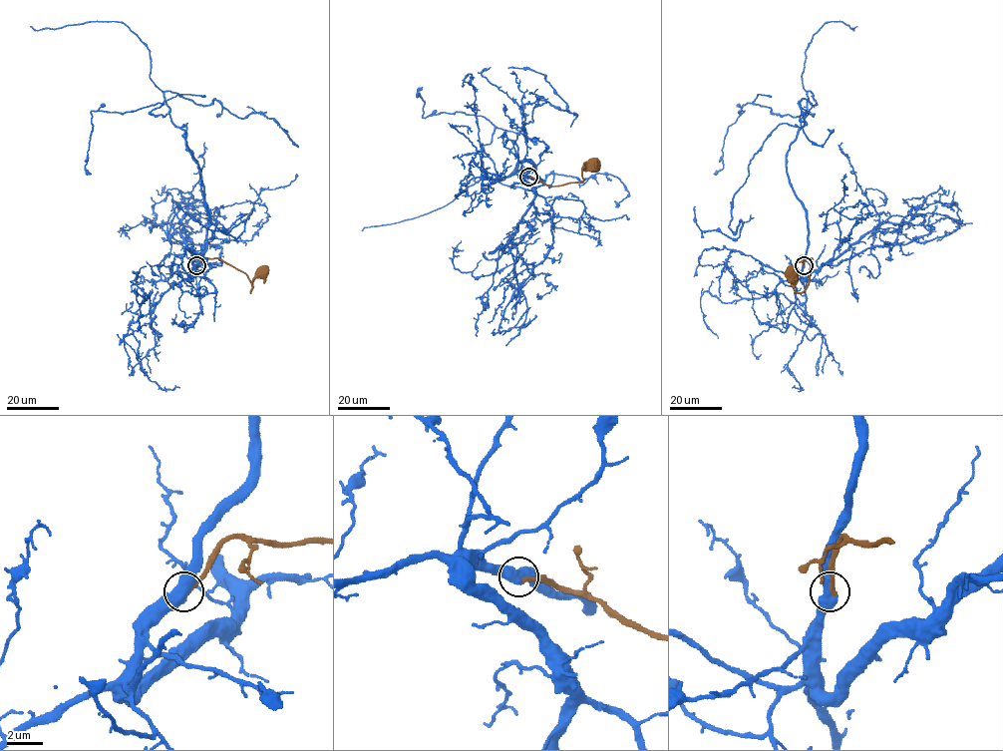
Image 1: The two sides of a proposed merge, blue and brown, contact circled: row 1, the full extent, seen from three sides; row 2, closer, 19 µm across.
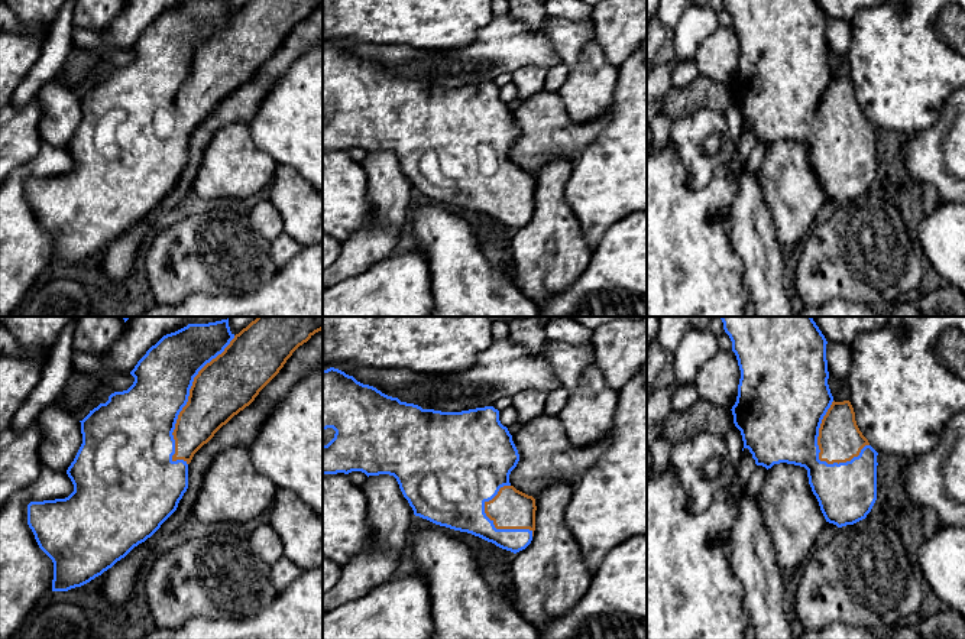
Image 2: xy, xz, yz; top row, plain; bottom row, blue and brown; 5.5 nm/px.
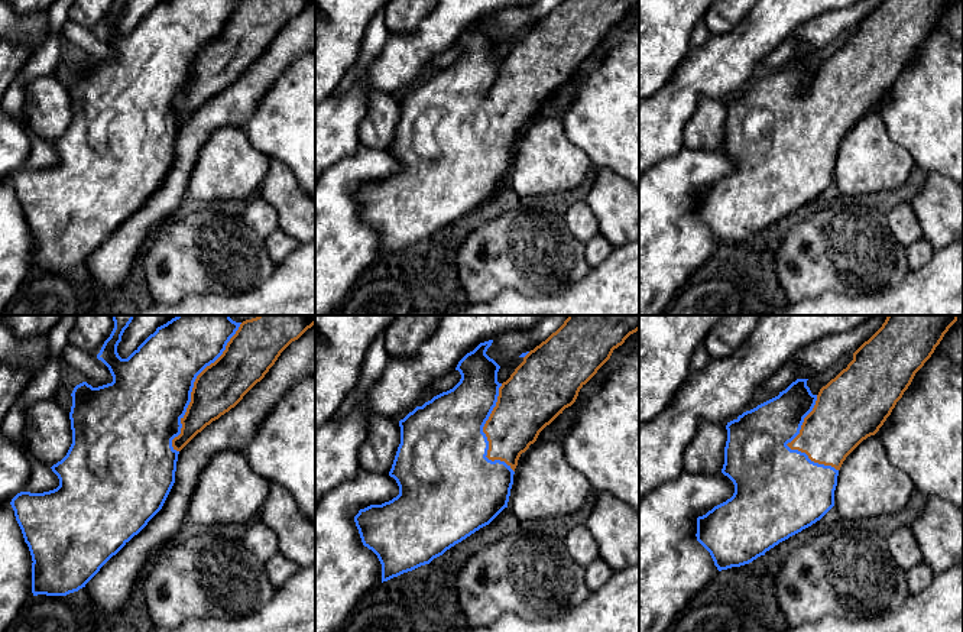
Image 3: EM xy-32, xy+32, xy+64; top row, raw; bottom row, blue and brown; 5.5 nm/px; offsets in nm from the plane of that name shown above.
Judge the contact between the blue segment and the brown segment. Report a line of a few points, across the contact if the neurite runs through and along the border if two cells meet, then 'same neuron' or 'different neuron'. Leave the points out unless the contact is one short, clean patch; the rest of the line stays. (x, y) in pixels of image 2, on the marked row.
same neuron

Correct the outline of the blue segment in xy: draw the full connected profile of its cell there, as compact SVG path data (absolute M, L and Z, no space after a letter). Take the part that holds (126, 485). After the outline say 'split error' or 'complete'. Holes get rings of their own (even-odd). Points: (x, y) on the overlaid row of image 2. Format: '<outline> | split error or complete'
M258 317L234 335L227 318L188 324L152 346L130 372L133 385L111 393L106 403L80 421L82 444L67 470L74 492L65 499L27 505L27 525L39 548L54 562L52 591L68 591L90 583L150 538L177 510L187 492L188 464L194 454L249 406L292 353L321 330L323 317Z | split error

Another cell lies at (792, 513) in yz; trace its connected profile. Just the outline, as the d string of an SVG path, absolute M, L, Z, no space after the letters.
M787 463L774 464L767 470L758 505L778 567L787 574L802 570L826 525L807 470Z

